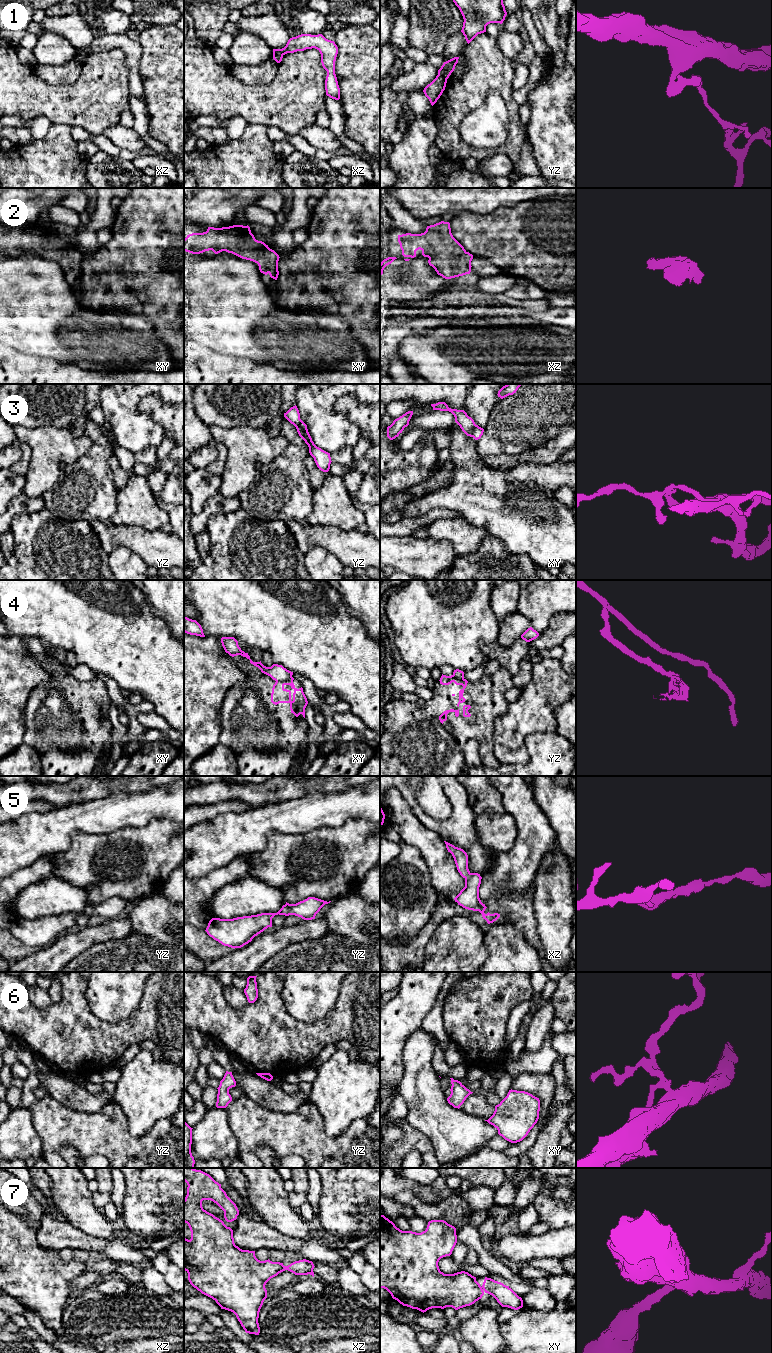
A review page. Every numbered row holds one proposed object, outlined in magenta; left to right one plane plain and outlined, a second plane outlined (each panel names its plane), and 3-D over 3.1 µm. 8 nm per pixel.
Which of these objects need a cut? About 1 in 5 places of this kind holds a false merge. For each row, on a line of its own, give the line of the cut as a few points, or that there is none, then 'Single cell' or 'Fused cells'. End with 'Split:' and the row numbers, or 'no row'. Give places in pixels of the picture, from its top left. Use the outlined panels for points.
1: Split along xz (273, 53), (283, 54). Fused cells
2: No split. Single cell
3: Split along yz (300, 420), (299, 426), (304, 434), (303, 438). Fused cells
4: Split along xy (292, 677), (276, 681). Fused cells
5: No split. Single cell
6: No split. Single cell
7: Split along xz (285, 1266), (286, 1269). Fused cells
Split: 1, 3, 4, 7

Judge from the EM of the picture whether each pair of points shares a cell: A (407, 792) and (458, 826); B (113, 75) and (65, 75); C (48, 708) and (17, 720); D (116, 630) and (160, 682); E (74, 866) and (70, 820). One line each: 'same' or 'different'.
A: same
B: different
C: different
D: same
E: different

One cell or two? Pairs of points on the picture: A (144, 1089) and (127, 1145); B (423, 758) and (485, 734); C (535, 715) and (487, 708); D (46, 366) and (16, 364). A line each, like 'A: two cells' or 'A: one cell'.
A: two cells
B: one cell
C: two cells
D: one cell

